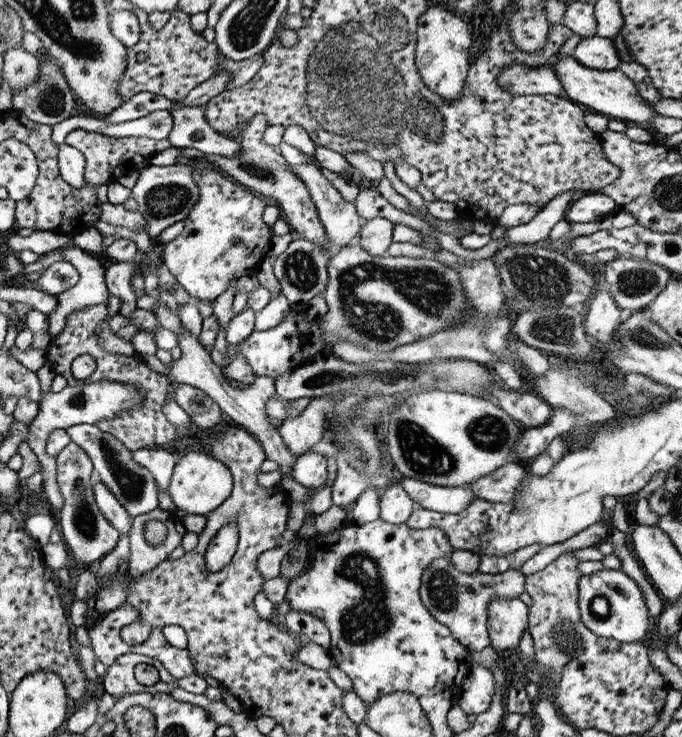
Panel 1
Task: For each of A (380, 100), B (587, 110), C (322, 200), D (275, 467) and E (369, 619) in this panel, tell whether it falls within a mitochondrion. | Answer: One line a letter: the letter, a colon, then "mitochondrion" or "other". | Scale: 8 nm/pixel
A: mitochondrion
B: other
C: other
D: other
E: mitochondrion

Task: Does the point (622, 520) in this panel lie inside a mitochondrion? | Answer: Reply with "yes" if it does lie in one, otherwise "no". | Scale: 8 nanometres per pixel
no

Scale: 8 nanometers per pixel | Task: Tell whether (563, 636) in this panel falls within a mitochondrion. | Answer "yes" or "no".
yes

